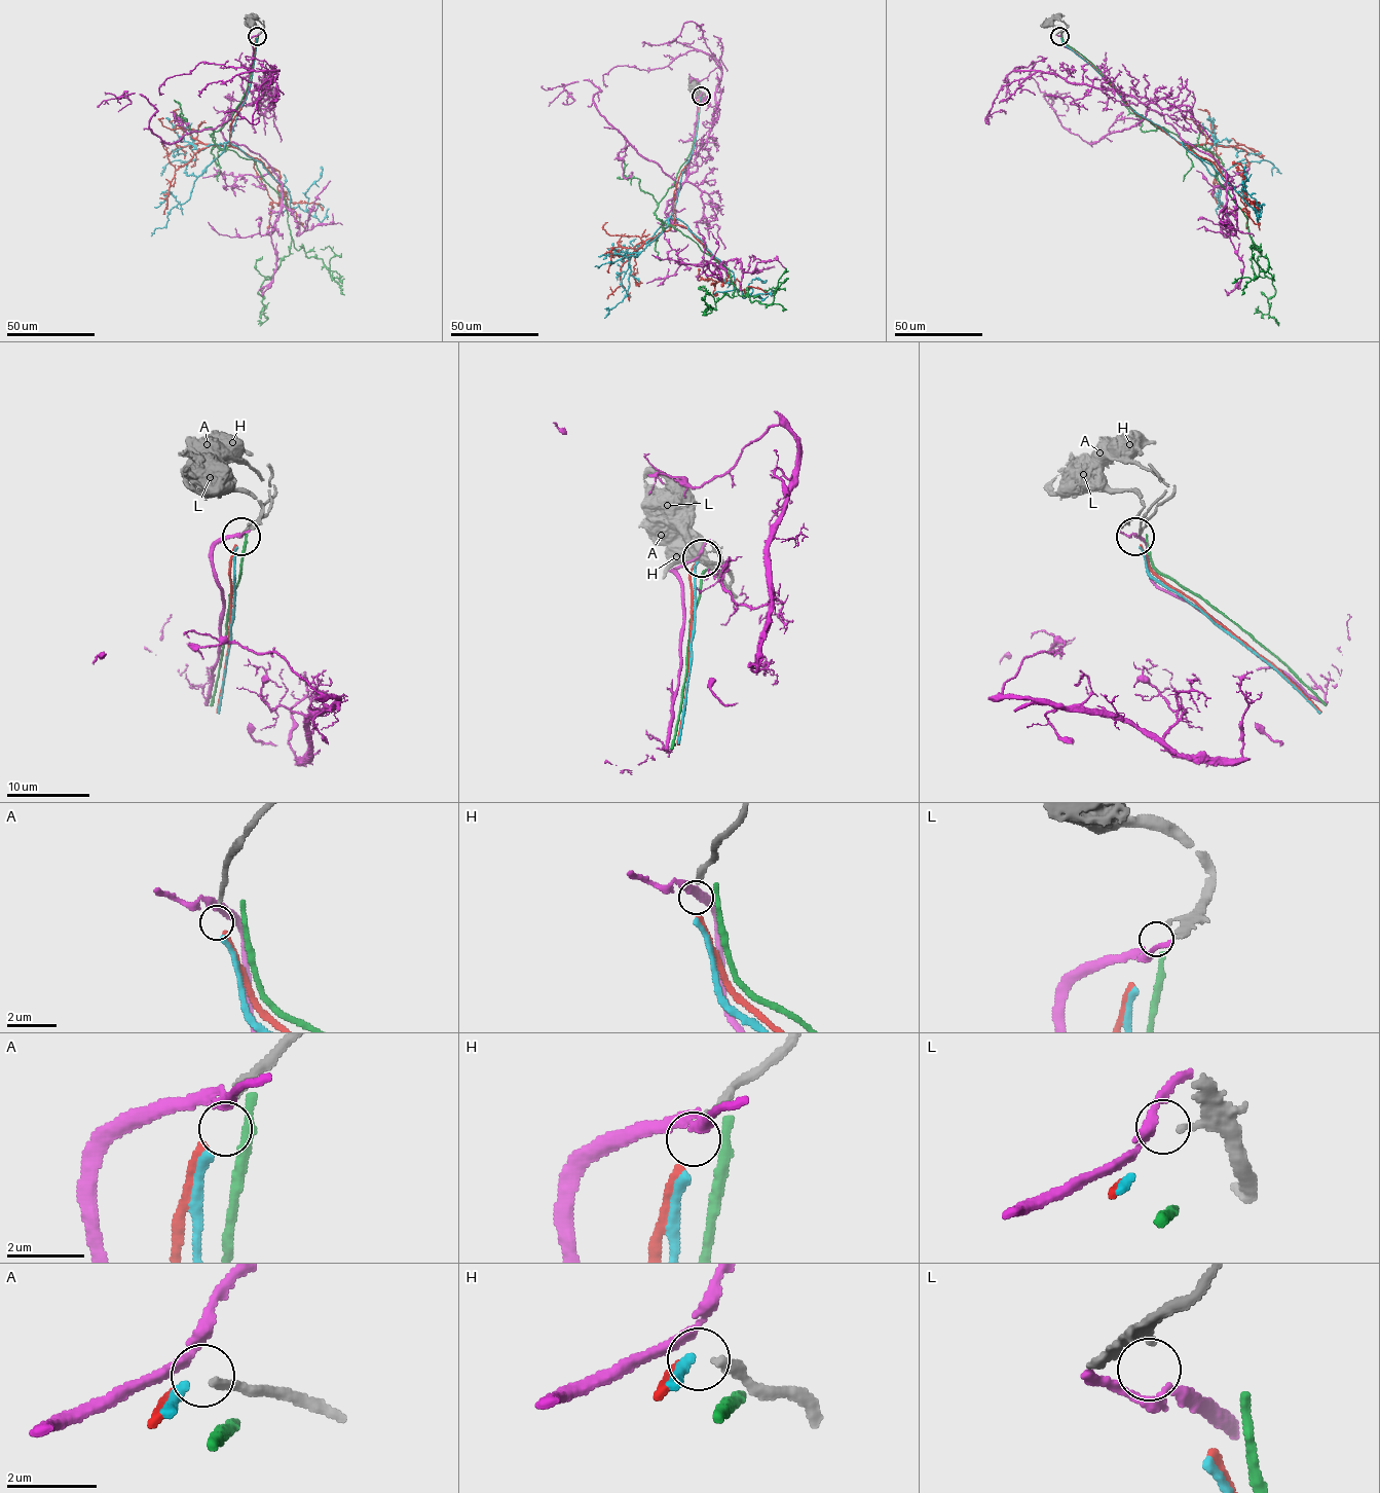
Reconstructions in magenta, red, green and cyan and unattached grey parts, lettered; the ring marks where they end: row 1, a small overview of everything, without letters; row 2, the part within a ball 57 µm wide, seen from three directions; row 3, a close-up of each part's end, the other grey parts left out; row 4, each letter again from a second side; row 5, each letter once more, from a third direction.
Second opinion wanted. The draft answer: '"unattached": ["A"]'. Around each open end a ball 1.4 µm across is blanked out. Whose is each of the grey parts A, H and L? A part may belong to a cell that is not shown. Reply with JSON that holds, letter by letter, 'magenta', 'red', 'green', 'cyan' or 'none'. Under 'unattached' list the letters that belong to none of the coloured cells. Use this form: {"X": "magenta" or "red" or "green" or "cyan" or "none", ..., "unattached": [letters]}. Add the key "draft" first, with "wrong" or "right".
{"draft": "wrong", "A": "cyan", "H": "red", "L": "magenta", "unattached": []}

